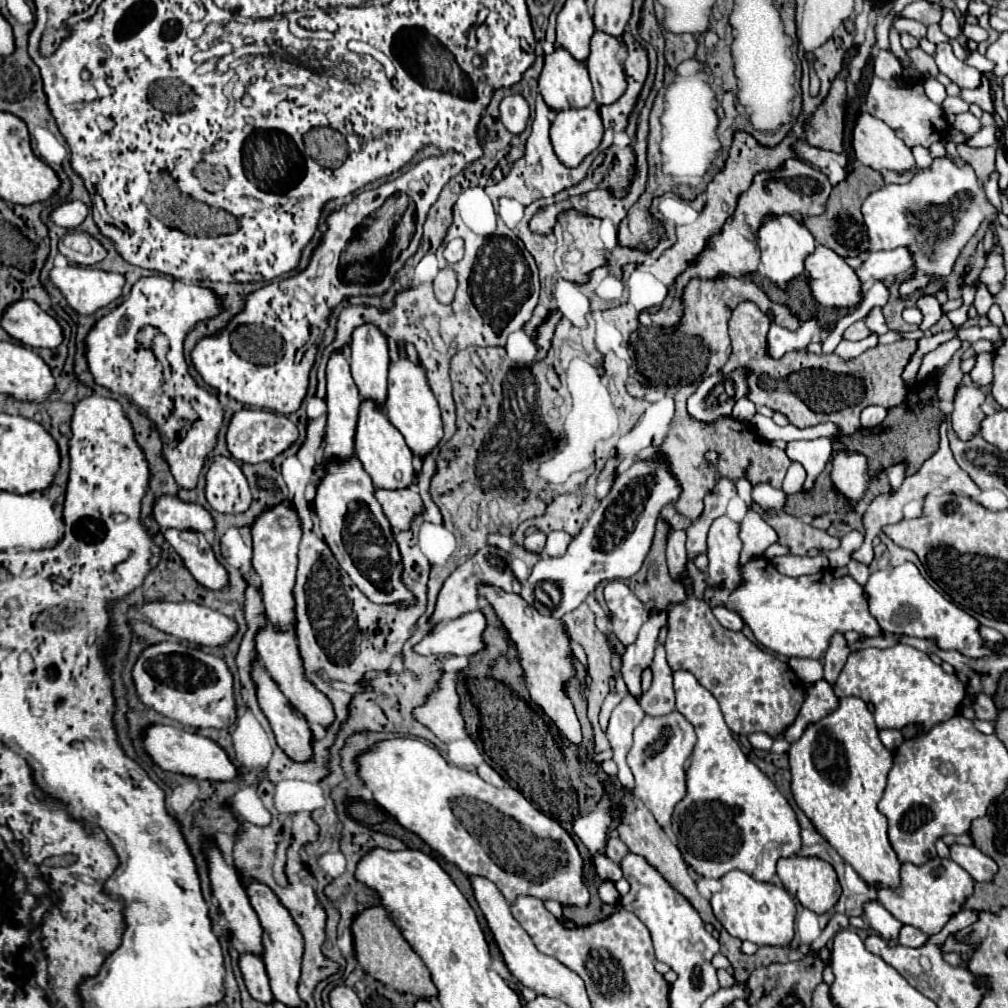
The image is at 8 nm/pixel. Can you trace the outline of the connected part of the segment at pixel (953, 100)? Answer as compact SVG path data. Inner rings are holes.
M946 97L944 103L942 103L942 109L944 109L946 113L958 115L958 113L968 111L968 103L964 103L960 97Z

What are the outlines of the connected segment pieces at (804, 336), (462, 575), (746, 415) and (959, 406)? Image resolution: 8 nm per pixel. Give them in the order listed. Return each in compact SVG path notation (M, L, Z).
M816 317L802 321L798 331L788 331L786 327L780 327L780 325L772 323L770 333L768 333L768 353L778 359L788 351L808 347L808 343L810 343L810 339L812 339L812 335L818 327L820 325L818 325Z
M488 547L488 549L480 549L476 551L472 557L468 557L462 565L456 567L456 571L444 581L440 593L438 593L438 599L436 599L436 607L434 607L434 613L430 617L430 623L432 625L438 625L442 621L448 621L448 619L458 619L460 615L466 615L470 611L476 611L478 607L478 593L476 593L476 583L478 581L486 581L490 585L496 585L496 587L502 587L504 591L512 591L512 581L516 579L514 573L512 573L512 567L510 567L510 559L512 555L506 553L506 551L498 551L494 547Z
M738 399L736 401L736 407L732 409L732 417L734 419L740 419L740 421L744 421L744 423L748 423L750 419L752 419L752 415L756 413L756 407L754 407L754 403L750 401L750 399Z
M958 385L954 397L952 411L952 429L960 439L972 439L978 429L984 413L980 411L980 403L984 403L984 393L976 385Z

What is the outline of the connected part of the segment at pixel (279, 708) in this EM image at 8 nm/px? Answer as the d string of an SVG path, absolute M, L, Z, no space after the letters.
M252 659L252 665L250 665L250 675L252 675L252 681L256 685L256 697L258 697L258 705L260 709L264 711L266 719L270 721L270 727L276 735L276 743L280 745L280 749L294 761L306 761L310 759L310 739L312 739L312 731L304 719L304 715L300 715L300 711L296 711L292 707L292 703L288 703L288 697L280 691L280 687L276 687L276 681L264 671L264 665L258 661L258 659Z

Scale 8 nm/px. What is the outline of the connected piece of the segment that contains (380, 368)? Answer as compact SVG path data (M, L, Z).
M374 323L356 327L350 343L350 367L362 399L374 399L380 405L386 401L388 363L388 343L382 331Z

